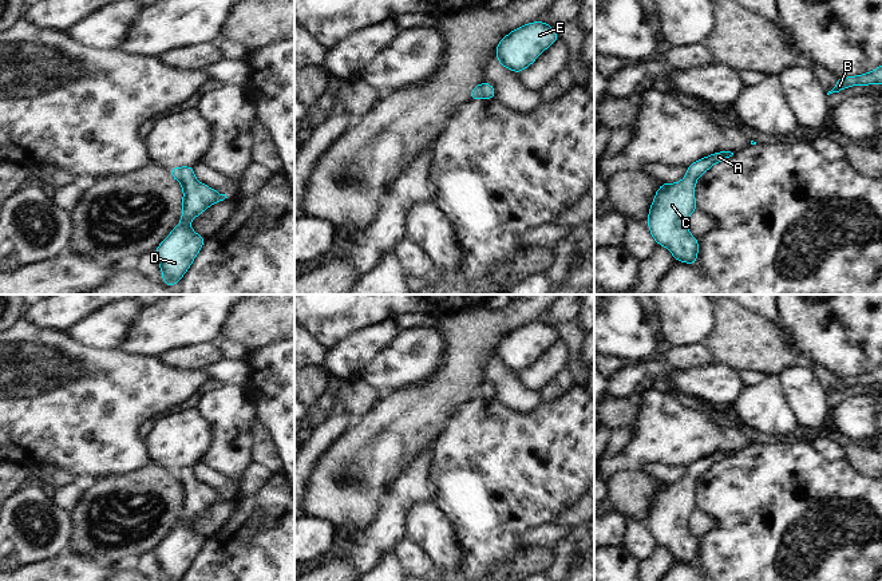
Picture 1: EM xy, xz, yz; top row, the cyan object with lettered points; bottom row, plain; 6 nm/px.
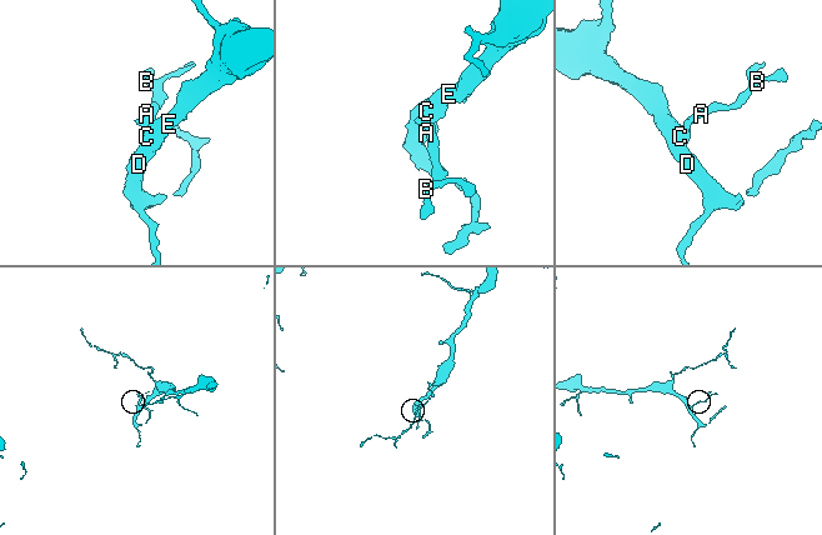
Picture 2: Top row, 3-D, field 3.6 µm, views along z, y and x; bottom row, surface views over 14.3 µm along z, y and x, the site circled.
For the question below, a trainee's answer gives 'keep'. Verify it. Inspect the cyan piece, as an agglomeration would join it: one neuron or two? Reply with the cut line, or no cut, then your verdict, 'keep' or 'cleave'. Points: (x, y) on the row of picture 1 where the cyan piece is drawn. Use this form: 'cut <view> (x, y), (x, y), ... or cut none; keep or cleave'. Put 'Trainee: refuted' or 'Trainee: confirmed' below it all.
cut none; keep
Trainee: confirmed

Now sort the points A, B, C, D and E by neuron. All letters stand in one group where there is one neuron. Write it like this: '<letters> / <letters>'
A B C D E

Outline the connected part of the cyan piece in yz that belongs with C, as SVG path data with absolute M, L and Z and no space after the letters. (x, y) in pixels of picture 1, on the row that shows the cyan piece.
M723 150L700 158L687 167L687 174L680 182L664 182L654 193L646 224L656 244L665 246L675 260L689 265L696 264L699 238L688 229L689 216L697 209L696 179L715 163L732 155L733 153Z

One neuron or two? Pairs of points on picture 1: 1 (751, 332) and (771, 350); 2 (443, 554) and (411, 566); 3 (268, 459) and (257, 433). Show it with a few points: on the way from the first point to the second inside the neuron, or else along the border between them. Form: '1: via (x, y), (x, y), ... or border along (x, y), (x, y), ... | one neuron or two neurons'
1: via (756, 338), (766, 347) | one neuron
2: border along (406, 538), (418, 544), (434, 566) | two neurons
3: via (264, 453), (260, 439) | one neuron

